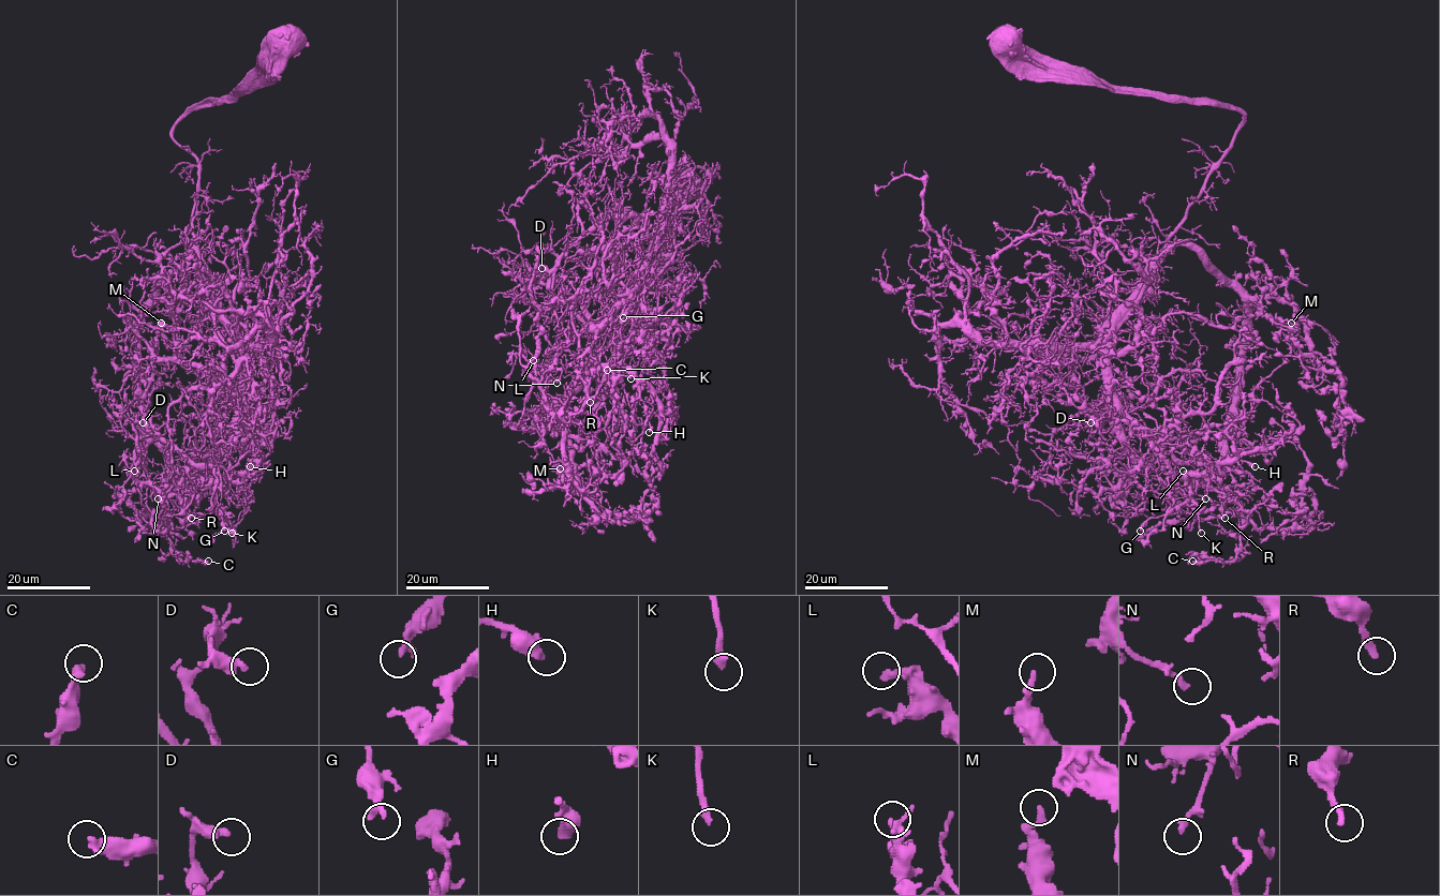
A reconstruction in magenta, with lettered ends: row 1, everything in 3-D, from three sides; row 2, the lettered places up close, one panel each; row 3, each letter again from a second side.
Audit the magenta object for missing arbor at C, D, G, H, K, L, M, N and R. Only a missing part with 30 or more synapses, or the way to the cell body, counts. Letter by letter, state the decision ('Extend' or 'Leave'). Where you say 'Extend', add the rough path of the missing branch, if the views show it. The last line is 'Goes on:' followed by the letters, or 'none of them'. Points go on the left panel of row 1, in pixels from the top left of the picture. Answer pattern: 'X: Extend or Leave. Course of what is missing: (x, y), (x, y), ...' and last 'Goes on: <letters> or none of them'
C: Leave
D: Leave
G: Leave
H: Leave
K: Extend
L: Leave
M: Leave
N: Leave
R: Leave
Goes on: K

